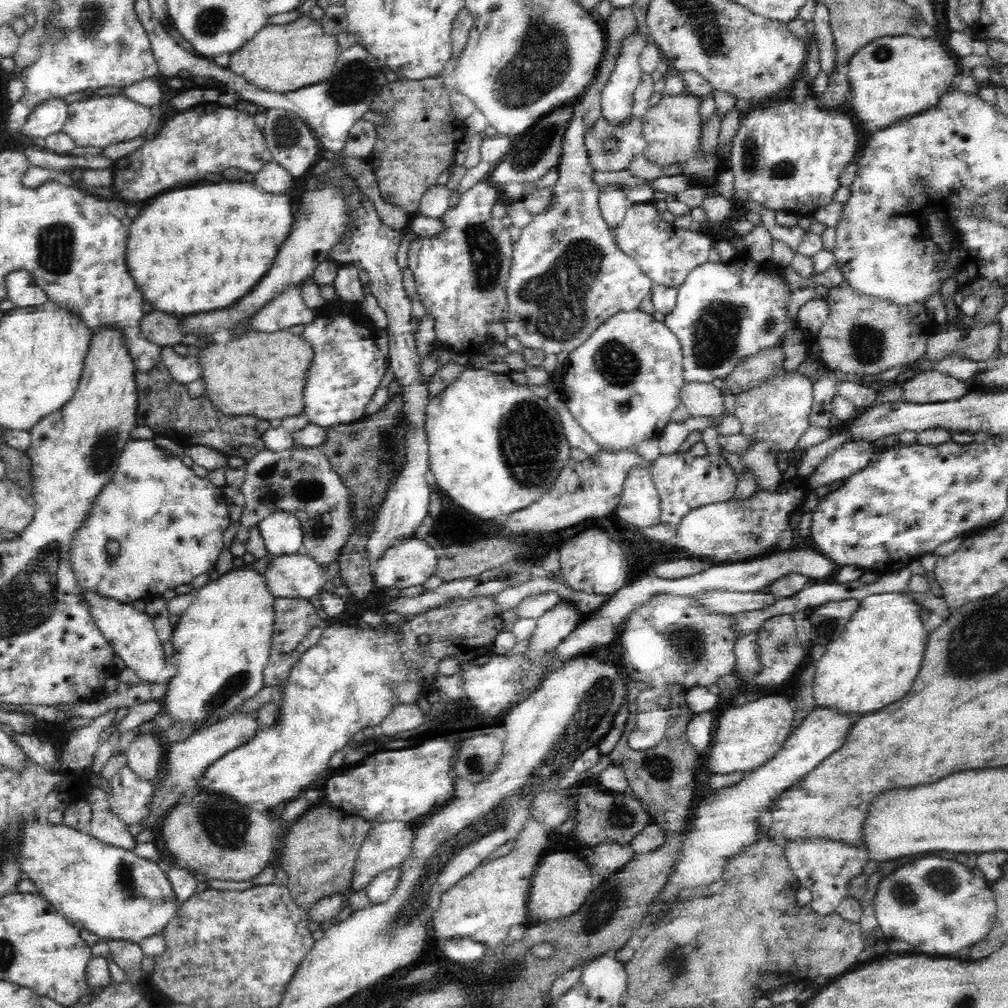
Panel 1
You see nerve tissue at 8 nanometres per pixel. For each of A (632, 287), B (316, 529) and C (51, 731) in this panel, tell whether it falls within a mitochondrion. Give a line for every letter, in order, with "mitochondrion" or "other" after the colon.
A: other
B: mitochondrion
C: other

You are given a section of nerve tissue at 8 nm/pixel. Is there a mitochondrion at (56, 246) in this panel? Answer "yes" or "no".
yes

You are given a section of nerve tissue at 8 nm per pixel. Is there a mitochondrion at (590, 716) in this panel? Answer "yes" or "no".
yes

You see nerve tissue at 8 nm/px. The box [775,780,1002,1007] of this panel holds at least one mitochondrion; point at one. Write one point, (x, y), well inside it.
(941, 877)

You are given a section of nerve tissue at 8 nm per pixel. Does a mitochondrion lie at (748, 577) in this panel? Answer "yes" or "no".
no

